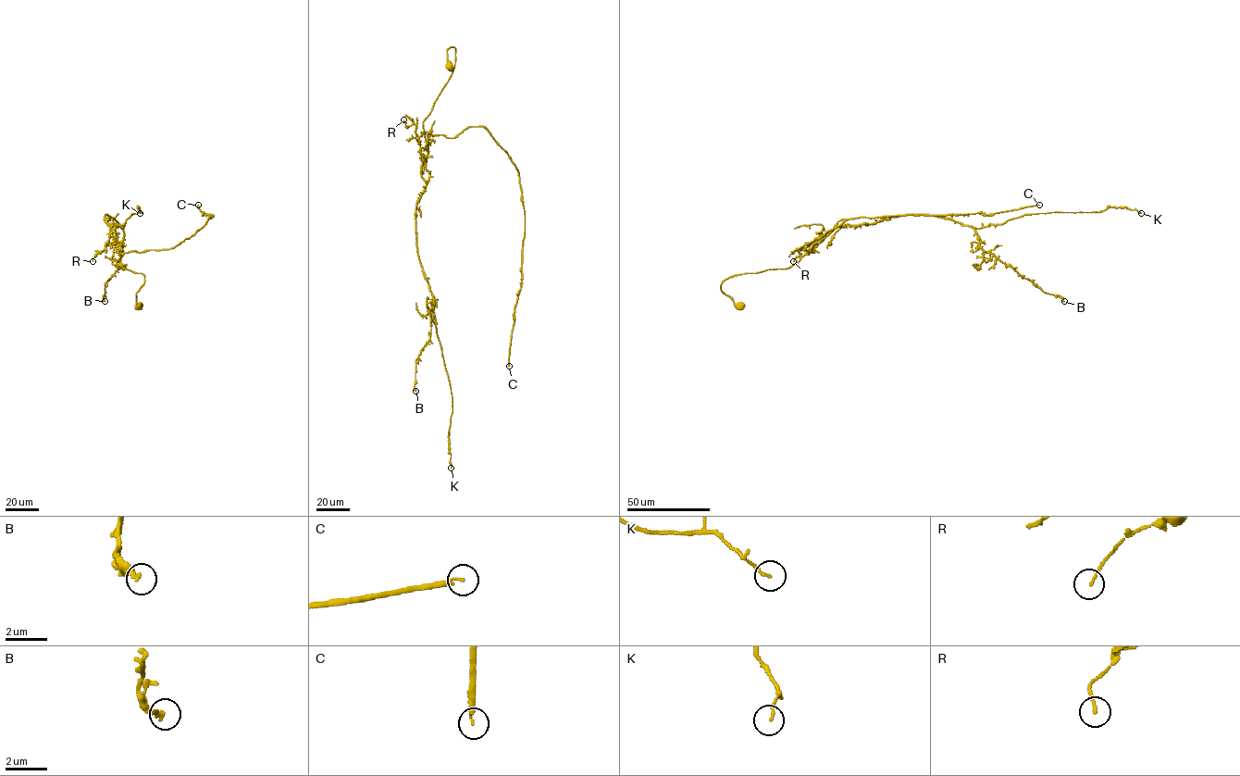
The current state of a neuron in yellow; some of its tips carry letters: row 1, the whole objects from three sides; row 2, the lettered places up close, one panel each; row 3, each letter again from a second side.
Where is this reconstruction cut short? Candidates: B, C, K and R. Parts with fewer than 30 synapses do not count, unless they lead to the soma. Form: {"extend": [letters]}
{"extend": ["C"]}

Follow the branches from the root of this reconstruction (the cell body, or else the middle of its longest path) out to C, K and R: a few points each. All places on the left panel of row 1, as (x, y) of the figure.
C: (139, 306), (144, 275), (112, 263), (115, 244), (119, 255), (171, 248), (214, 216), (198, 205)
K: (139, 306), (144, 275), (112, 263), (118, 225), (105, 215), (122, 228), (140, 213)
R: (139, 306), (135, 294), (144, 282), (144, 275), (112, 263), (118, 244), (114, 231), (92, 261)

